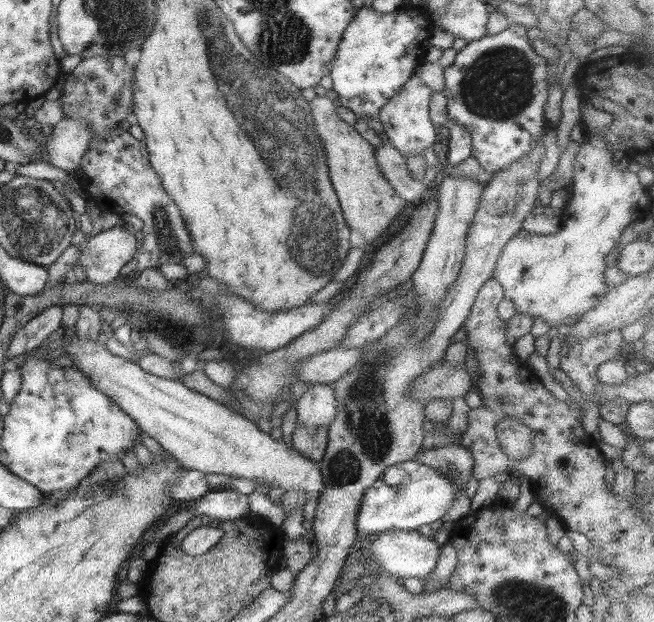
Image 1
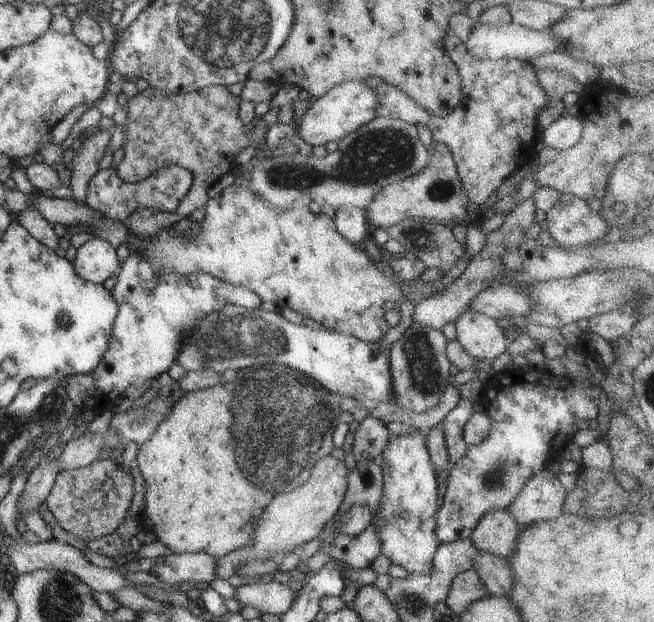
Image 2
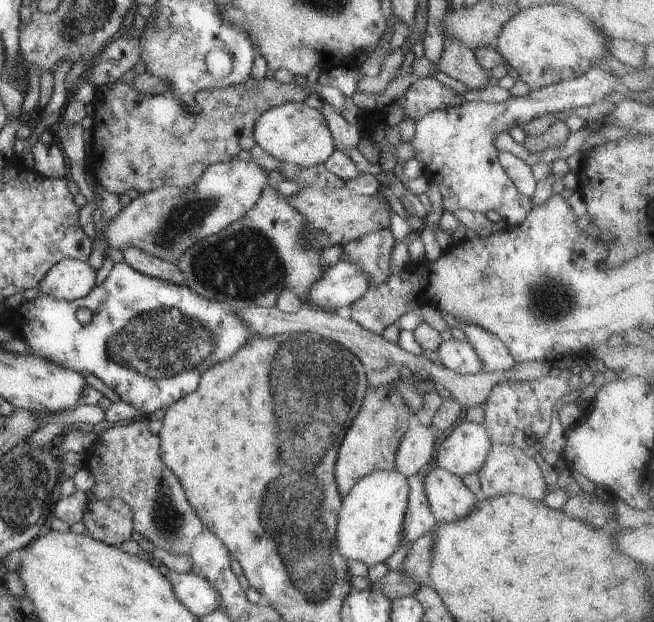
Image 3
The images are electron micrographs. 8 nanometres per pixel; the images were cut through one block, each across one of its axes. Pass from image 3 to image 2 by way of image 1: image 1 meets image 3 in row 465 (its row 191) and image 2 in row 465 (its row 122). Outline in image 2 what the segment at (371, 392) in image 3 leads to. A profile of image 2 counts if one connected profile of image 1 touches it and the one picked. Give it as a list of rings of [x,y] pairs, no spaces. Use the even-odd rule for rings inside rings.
[[[323,455],[310,470],[307,480],[297,488],[286,493],[277,493],[264,508],[256,527],[252,531],[249,545],[228,552],[216,560],[216,578],[226,579],[245,561],[253,559],[271,559],[277,555],[285,556],[293,550],[327,531],[335,511],[344,499],[347,488],[347,473],[343,461],[333,456]]]

